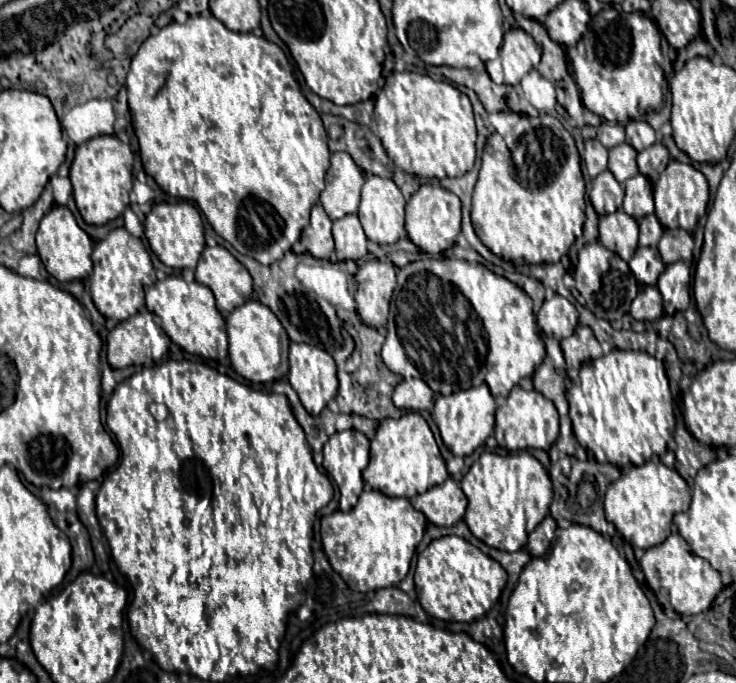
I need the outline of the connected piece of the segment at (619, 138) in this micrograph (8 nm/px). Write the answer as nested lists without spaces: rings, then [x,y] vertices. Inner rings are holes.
[[[602,123],[598,127],[596,139],[600,139],[600,143],[604,143],[604,147],[612,149],[612,147],[624,143],[624,127],[622,125],[612,125],[612,123]]]

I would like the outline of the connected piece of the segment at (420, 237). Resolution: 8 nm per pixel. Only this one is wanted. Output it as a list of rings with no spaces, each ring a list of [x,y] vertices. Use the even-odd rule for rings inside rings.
[[[422,185],[406,205],[406,231],[410,241],[424,253],[438,255],[450,249],[460,233],[460,199],[444,187]]]

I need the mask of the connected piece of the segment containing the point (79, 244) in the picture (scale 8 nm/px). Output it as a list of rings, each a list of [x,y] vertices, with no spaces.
[[[54,205],[44,219],[40,221],[38,233],[36,233],[36,245],[38,255],[46,267],[46,271],[56,277],[58,281],[72,281],[72,279],[86,279],[93,270],[93,262],[90,253],[94,249],[94,241],[78,227],[74,215],[68,207]]]

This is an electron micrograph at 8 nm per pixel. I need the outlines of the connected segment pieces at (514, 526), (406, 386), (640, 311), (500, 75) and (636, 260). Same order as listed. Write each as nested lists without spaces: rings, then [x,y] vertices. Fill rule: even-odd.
[[[517,451],[507,456],[483,452],[480,459],[470,467],[462,477],[460,487],[468,499],[464,521],[470,527],[472,535],[486,543],[488,547],[500,551],[520,551],[526,545],[528,533],[532,531],[546,515],[552,503],[552,481],[540,461],[527,451]],[[524,507],[526,521],[524,523]]]
[[[402,379],[394,389],[392,401],[398,409],[410,409],[410,411],[432,409],[434,393],[422,379]]]
[[[642,287],[636,299],[632,301],[630,315],[638,321],[654,321],[660,319],[662,313],[664,313],[664,305],[660,291],[656,287]]]
[[[510,29],[504,33],[499,56],[486,63],[486,71],[496,84],[518,85],[538,61],[540,47],[534,39],[522,29]]]
[[[638,247],[636,255],[630,259],[628,265],[640,285],[656,285],[660,273],[666,267],[656,247]]]

